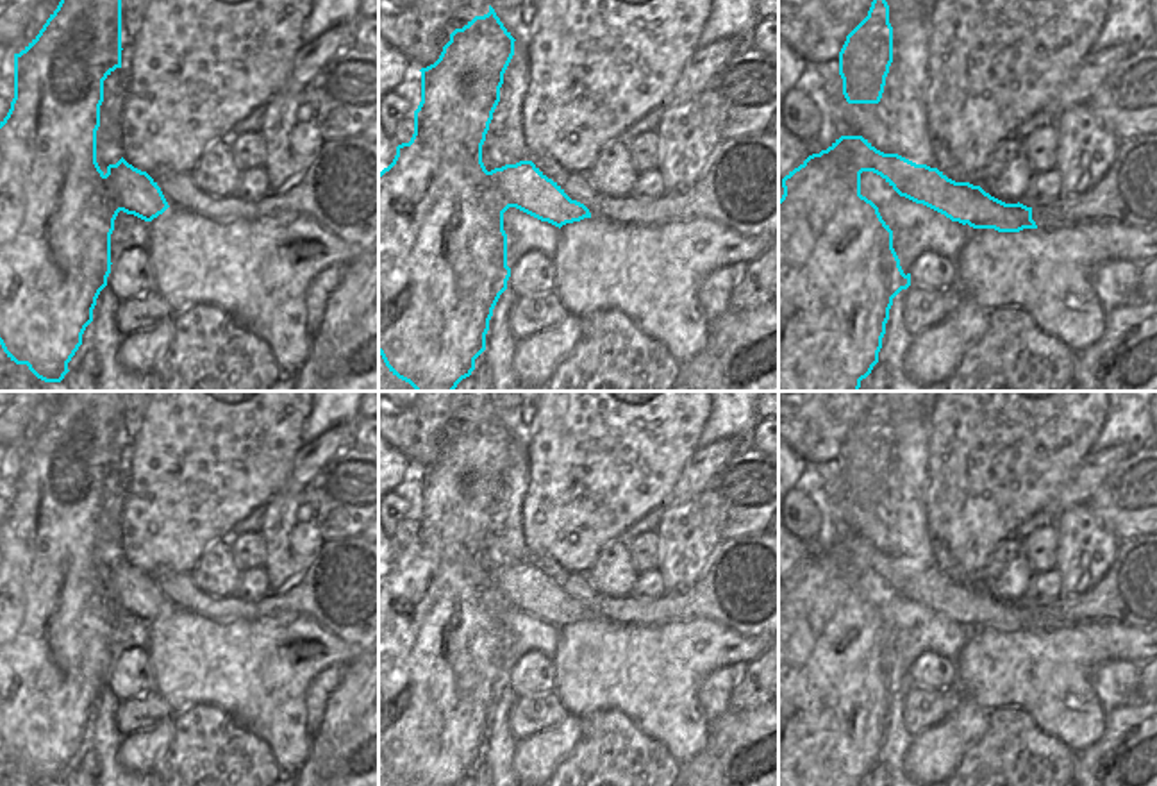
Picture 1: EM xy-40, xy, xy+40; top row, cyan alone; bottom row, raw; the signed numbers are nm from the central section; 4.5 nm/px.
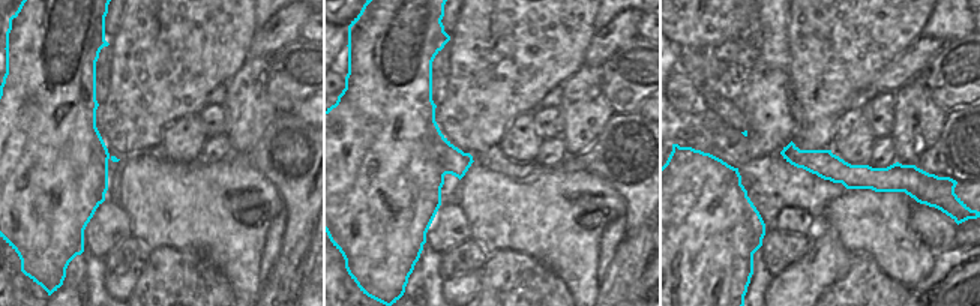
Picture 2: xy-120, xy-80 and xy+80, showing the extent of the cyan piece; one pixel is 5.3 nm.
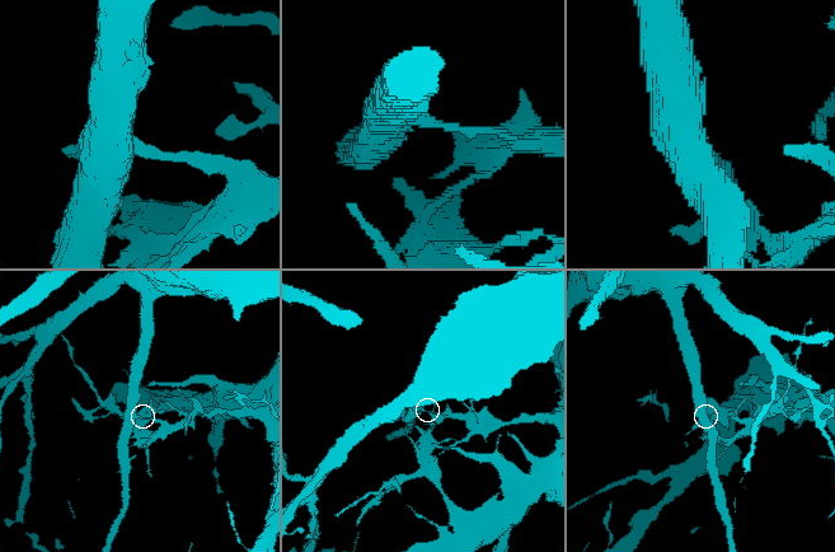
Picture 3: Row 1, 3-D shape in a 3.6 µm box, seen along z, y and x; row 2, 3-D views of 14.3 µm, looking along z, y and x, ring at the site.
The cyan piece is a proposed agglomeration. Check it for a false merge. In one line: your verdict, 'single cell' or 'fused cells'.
fused cells

